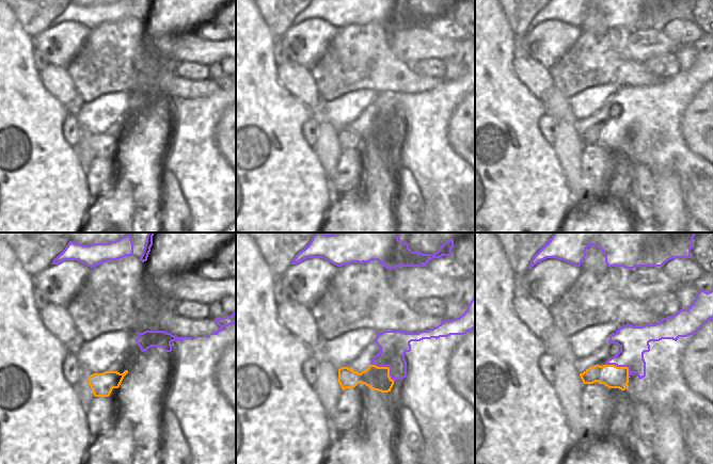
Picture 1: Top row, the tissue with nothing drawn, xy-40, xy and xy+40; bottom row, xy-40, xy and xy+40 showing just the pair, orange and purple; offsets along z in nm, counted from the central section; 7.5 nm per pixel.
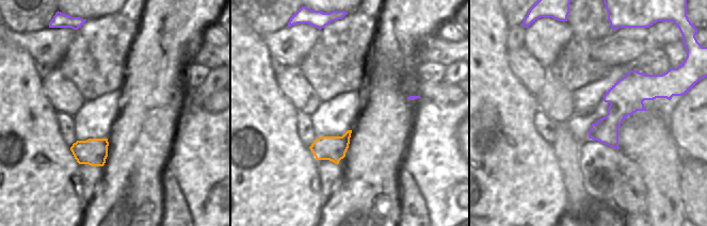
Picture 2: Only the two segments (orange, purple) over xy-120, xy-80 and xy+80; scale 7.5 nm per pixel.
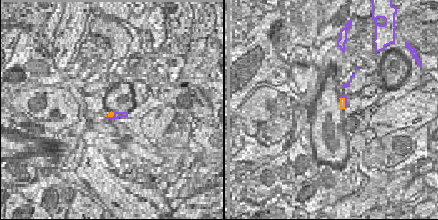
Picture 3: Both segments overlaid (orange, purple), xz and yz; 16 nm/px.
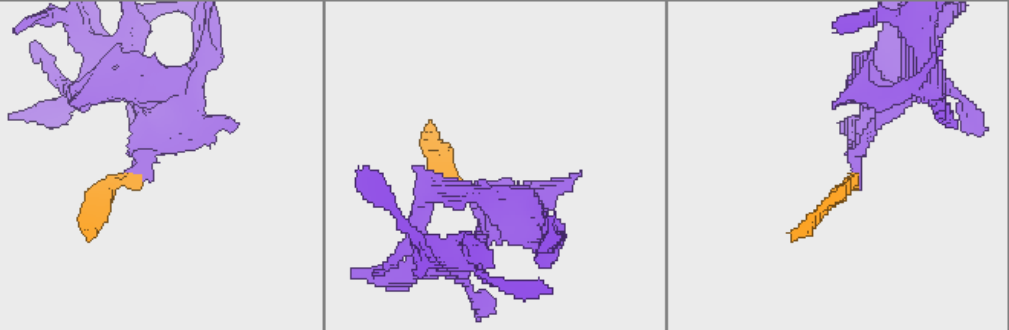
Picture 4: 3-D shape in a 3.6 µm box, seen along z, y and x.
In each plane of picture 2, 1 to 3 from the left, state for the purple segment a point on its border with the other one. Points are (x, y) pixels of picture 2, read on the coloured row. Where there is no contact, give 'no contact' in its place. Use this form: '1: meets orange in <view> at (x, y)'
1: no contact
2: no contact
3: no contact

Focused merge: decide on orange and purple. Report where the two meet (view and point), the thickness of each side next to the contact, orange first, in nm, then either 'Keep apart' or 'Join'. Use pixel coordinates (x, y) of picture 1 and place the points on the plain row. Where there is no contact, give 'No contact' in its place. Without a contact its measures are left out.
Touches orange at xy (386, 128). Thickness 180 nm (orange) against 220 nm. Keep apart

